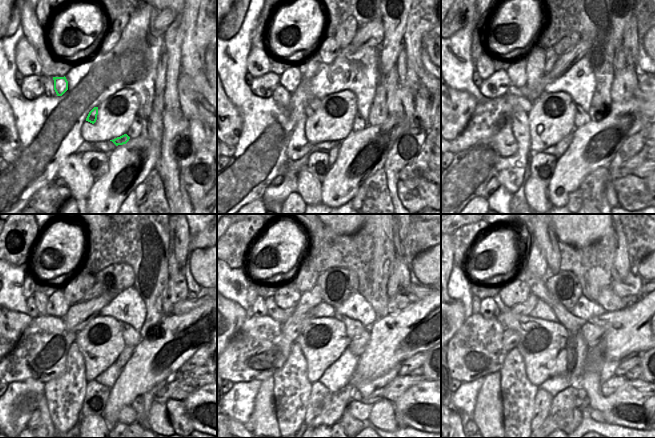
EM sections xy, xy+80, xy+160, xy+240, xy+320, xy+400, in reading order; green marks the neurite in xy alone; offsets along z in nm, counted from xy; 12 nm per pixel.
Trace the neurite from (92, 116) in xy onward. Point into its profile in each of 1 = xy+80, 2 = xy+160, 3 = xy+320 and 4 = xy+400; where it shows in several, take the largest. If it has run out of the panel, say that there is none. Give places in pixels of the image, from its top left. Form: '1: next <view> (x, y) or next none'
1: next xy+80 (314, 103)
2: next xy+160 (525, 72)
3: next xy+320 (306, 277)
4: next xy+400 (537, 264)

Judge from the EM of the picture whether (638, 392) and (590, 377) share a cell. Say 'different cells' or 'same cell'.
same cell

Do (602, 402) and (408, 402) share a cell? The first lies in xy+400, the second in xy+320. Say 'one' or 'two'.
one

